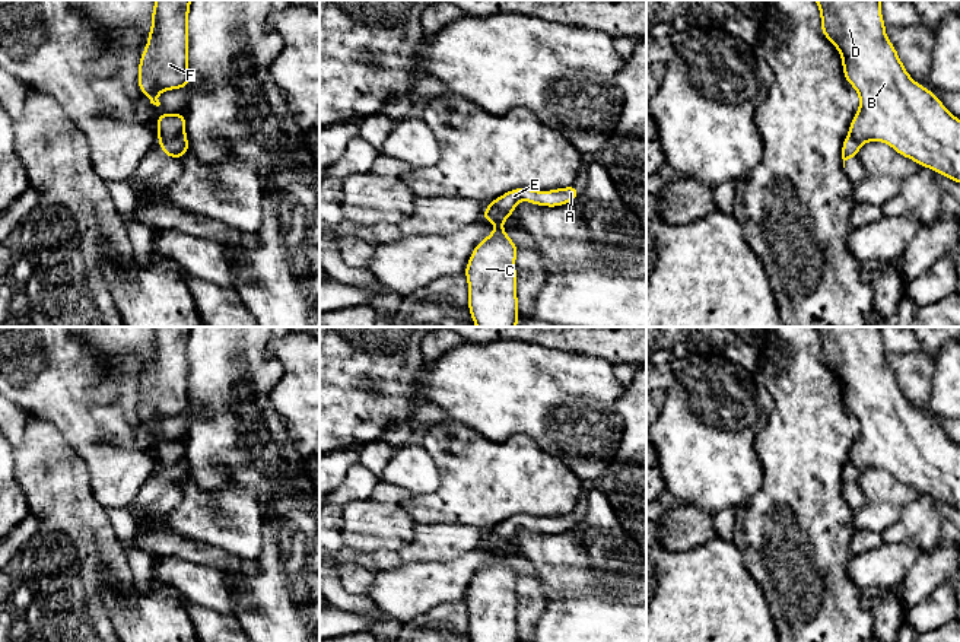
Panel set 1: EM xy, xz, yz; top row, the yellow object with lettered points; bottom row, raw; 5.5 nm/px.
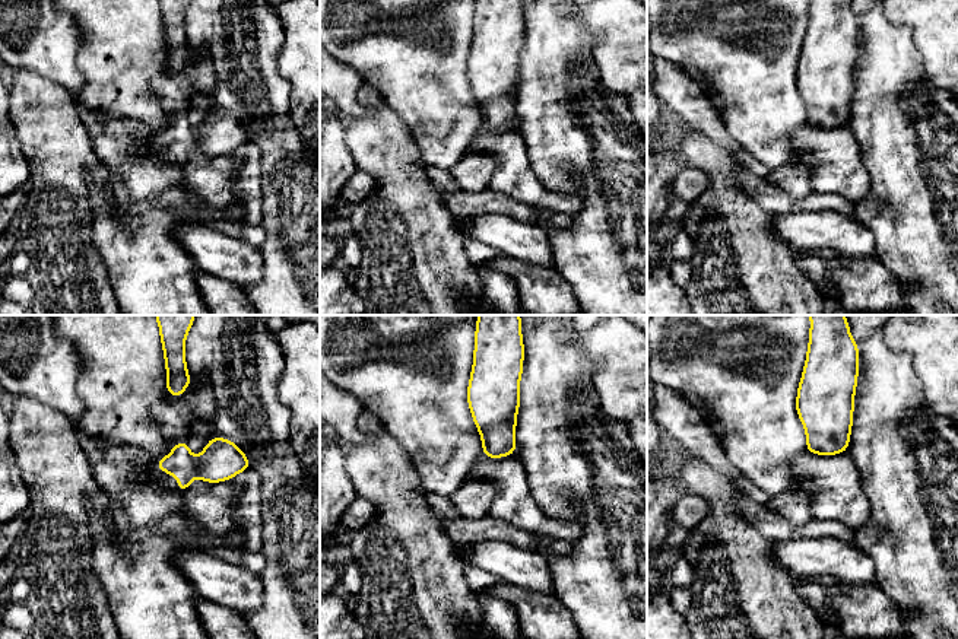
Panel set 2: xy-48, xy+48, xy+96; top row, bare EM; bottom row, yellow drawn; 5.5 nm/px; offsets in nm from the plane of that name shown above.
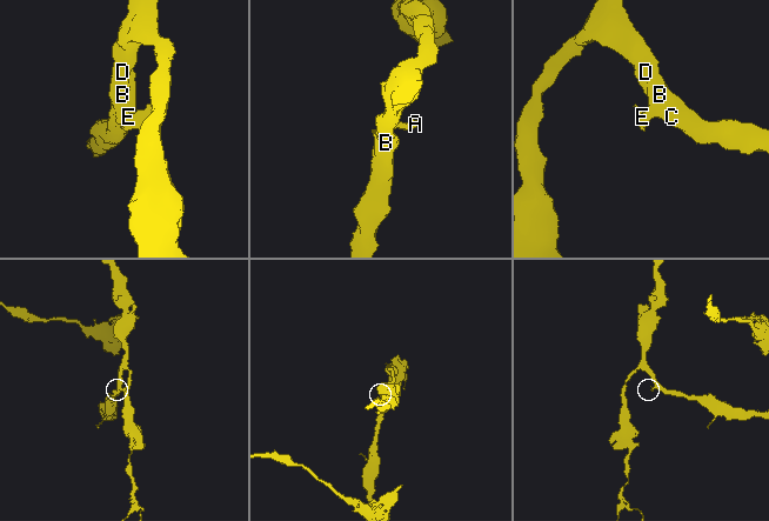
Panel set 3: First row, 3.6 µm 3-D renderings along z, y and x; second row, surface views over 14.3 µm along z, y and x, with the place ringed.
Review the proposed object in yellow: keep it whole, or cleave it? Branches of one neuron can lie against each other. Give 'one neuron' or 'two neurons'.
two neurons

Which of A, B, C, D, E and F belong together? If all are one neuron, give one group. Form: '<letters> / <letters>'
A E / B C D F

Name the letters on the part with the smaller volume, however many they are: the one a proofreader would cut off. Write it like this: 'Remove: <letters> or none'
Remove: A, E

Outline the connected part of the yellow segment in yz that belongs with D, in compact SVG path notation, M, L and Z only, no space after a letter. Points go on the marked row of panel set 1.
M814 0L820 9L821 34L842 57L843 76L859 96L859 108L849 124L849 133L859 143L884 142L899 155L926 166L960 184L960 120L926 88L906 71L896 48L886 35L881 0Z

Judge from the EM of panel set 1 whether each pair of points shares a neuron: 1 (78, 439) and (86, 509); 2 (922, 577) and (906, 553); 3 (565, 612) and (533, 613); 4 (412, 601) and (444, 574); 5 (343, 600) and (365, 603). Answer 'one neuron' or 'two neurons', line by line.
1: two neurons
2: two neurons
3: two neurons
4: one neuron
5: one neuron

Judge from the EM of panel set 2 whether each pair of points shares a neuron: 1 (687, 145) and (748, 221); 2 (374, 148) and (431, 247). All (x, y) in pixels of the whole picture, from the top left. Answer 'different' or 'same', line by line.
1: same
2: same

